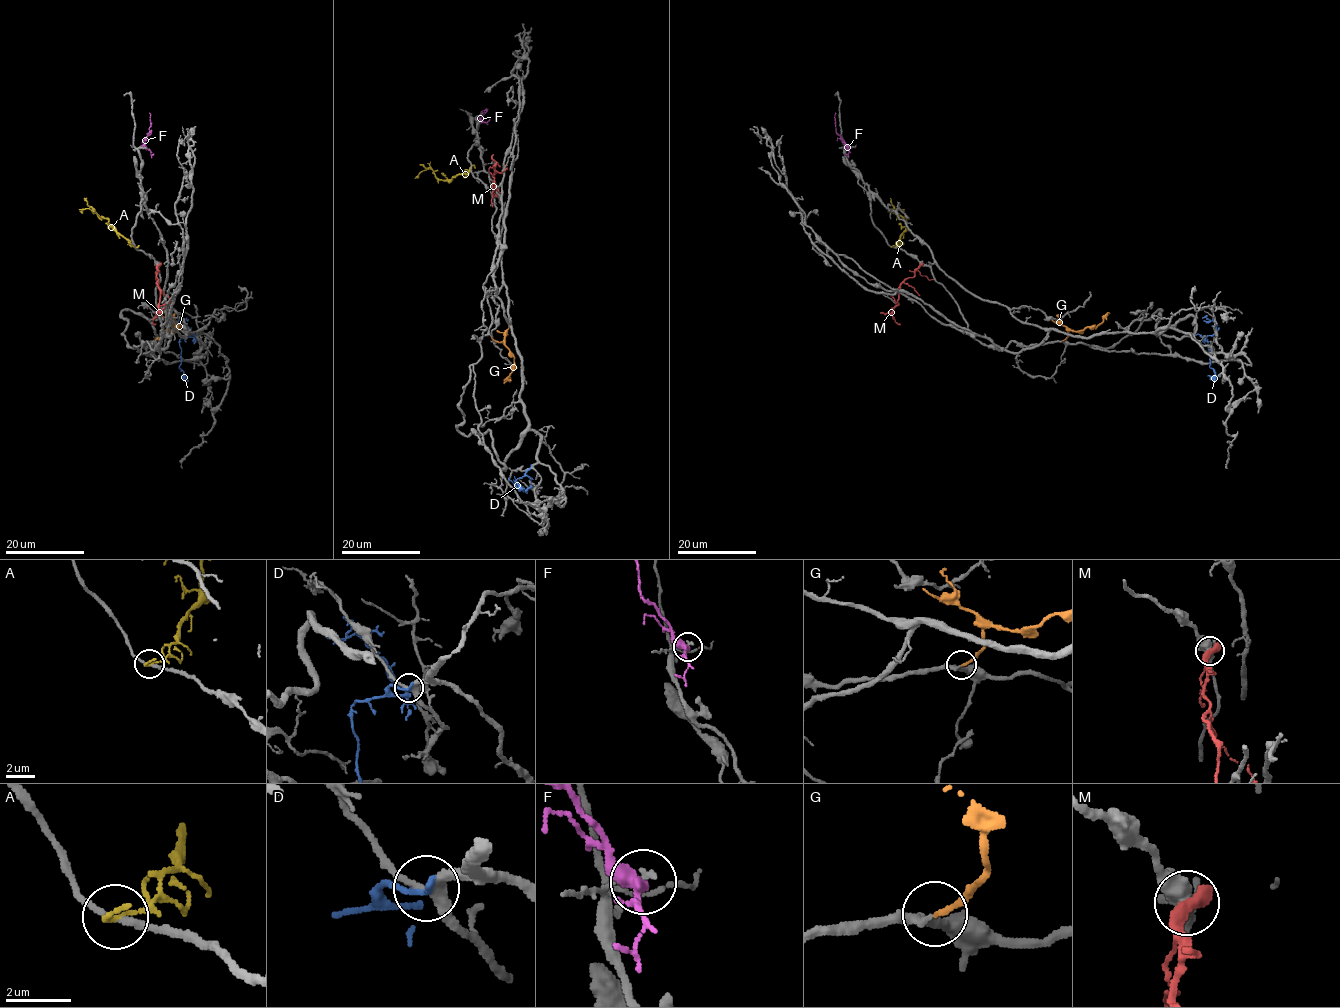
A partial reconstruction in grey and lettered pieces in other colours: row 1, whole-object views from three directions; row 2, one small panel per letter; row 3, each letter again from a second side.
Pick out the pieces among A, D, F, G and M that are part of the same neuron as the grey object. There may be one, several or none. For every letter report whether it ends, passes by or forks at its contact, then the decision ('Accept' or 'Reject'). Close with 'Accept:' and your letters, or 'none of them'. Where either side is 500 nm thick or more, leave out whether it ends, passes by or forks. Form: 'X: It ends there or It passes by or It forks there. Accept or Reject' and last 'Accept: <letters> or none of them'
A: It passes by. Reject
D: It ends there. Reject
F: It passes by. Reject
G: It ends there. Accept
M: Reject
Accept: G

